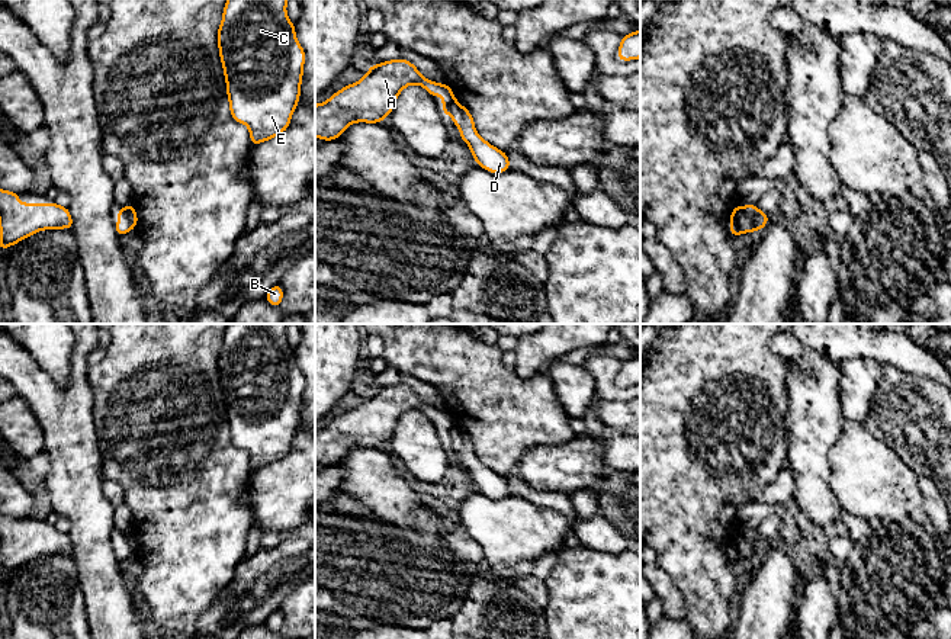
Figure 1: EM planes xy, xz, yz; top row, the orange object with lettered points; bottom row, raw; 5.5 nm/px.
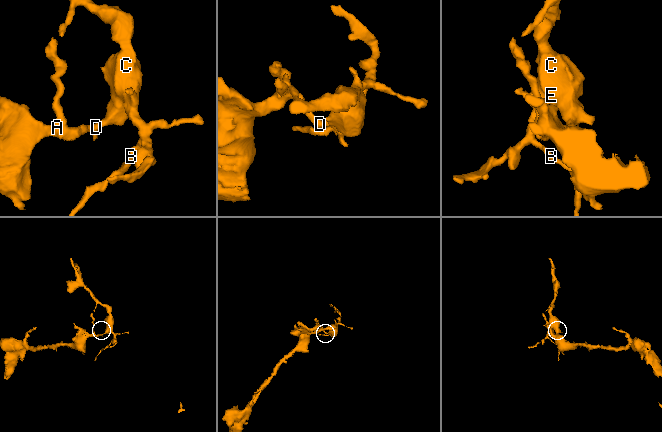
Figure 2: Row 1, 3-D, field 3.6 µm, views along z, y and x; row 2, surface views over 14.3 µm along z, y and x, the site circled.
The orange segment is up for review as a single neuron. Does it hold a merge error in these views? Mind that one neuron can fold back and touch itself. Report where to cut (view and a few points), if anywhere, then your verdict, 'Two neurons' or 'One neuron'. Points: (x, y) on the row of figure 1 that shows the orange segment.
Split along yz (741, 208), (751, 218), (757, 230). Two neurons

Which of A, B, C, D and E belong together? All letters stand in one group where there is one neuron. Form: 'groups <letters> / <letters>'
groups A / B C D E

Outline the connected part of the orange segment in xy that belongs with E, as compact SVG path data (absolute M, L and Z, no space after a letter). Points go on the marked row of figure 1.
M226 0L218 28L231 116L248 126L253 145L285 132L301 99L305 51L287 17L286 3L287 0Z

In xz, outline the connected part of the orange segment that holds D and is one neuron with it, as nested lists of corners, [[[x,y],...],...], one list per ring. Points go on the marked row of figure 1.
[[[457,100],[452,103],[450,112],[453,123],[460,129],[460,138],[470,147],[472,157],[478,166],[489,173],[508,171],[508,155],[479,137],[470,112]]]

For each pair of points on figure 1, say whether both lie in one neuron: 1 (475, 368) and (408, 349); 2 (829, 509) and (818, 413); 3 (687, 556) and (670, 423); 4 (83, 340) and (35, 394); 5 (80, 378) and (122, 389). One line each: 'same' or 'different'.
1: same
2: same
3: same
4: same
5: different

